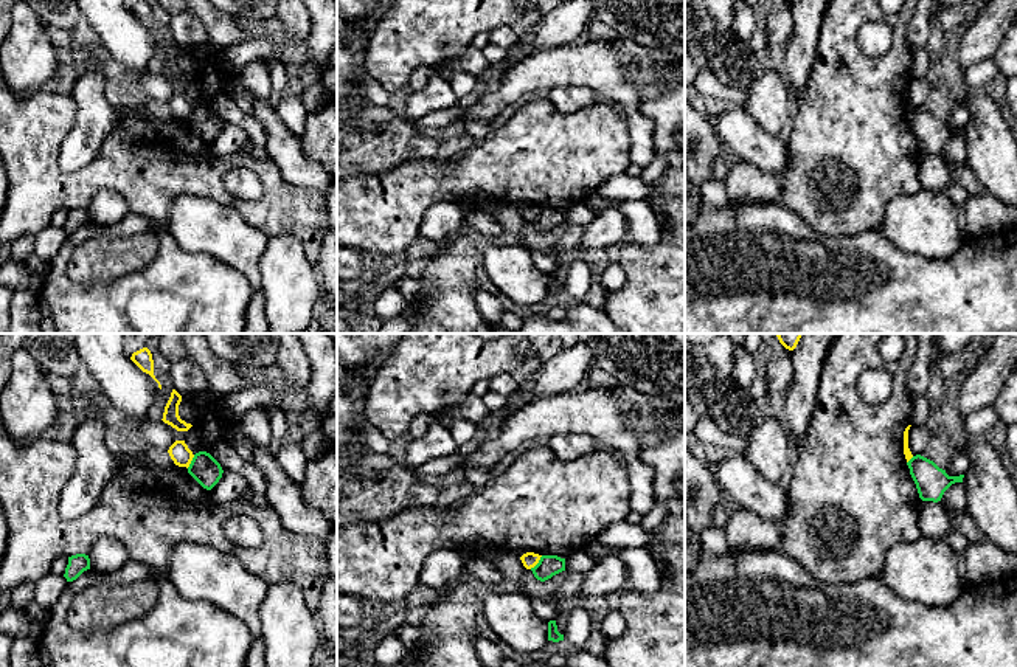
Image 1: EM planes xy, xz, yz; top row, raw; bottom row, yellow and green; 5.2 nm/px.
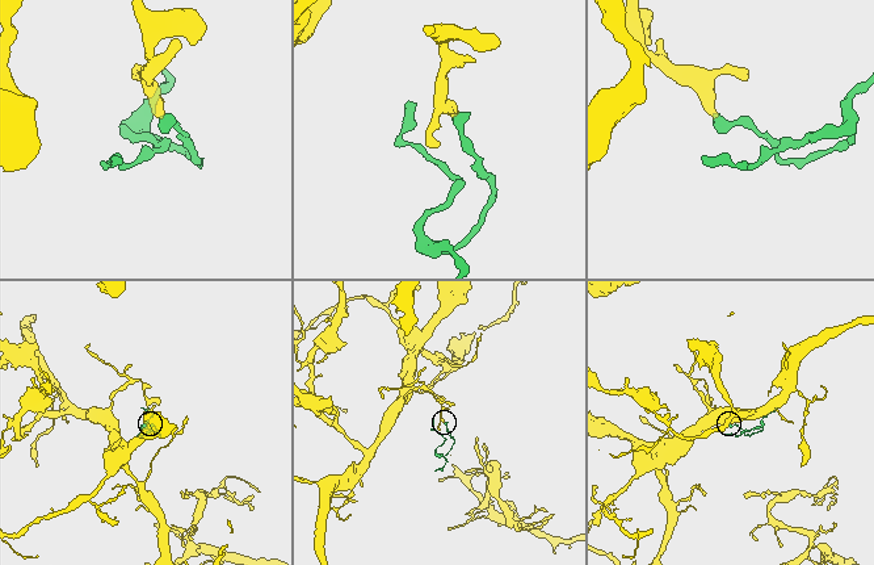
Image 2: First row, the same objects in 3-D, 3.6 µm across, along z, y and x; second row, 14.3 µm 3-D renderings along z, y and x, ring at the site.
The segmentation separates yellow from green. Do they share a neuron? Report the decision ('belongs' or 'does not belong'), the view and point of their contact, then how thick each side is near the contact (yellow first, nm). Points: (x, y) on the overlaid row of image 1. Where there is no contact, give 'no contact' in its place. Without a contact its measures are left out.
does not belong; contact xz (536, 563); calibres 80 and 110 nm

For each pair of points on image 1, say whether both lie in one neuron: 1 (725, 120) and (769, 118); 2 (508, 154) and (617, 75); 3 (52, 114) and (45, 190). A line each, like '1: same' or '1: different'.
1: different
2: different
3: same

